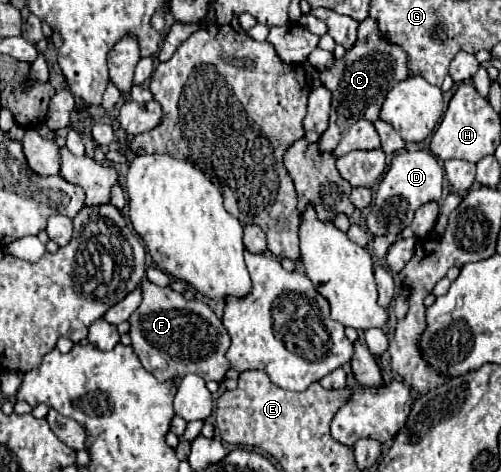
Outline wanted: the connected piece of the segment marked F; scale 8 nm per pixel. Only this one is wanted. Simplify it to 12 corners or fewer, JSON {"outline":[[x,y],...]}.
{"outline":[[143,280],[131,346],[159,382],[221,382],[231,338],[199,300]]}

